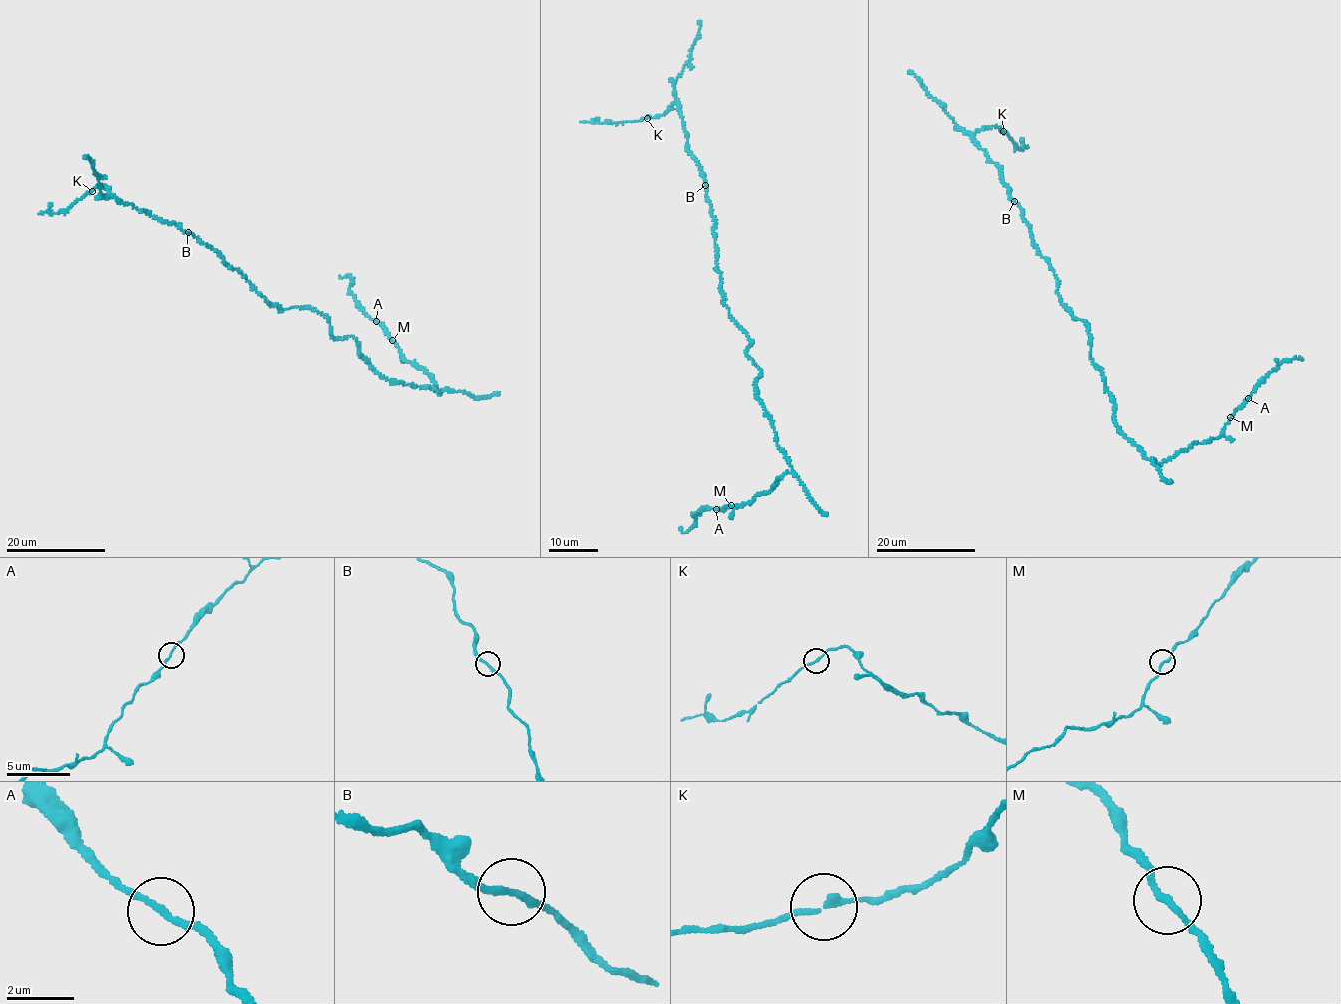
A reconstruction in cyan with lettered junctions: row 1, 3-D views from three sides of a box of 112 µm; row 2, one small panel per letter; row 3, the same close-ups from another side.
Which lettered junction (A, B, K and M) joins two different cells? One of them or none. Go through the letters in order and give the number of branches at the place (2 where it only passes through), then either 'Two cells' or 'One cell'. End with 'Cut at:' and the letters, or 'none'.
A: Branches: 2. One cell
B: Branches: 2. One cell
K: Branches: 2. One cell
M: Branches: 2. One cell
Cut at: none

